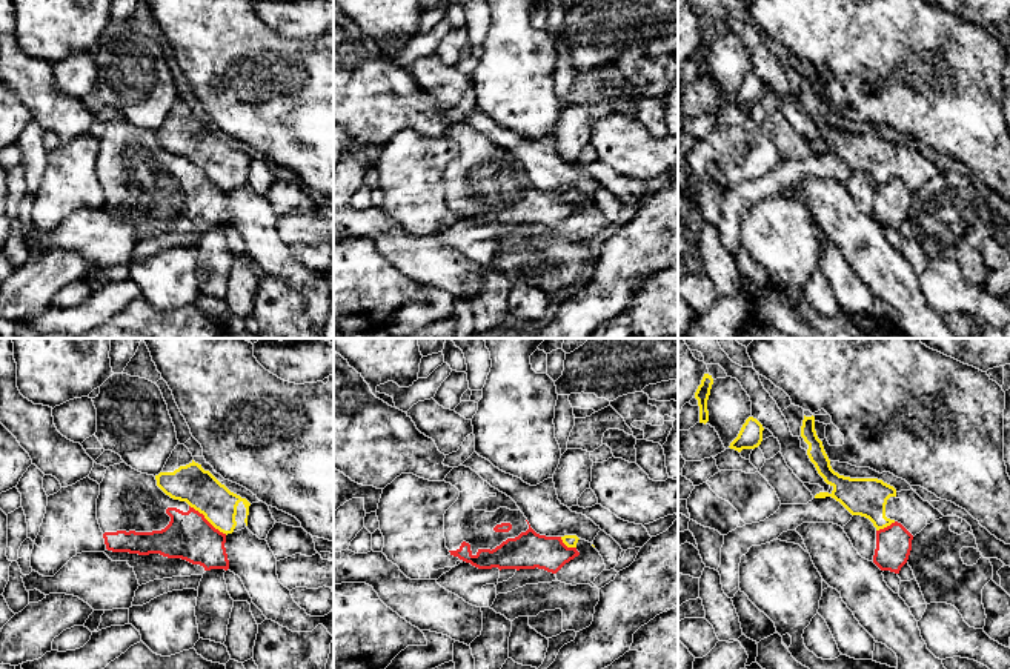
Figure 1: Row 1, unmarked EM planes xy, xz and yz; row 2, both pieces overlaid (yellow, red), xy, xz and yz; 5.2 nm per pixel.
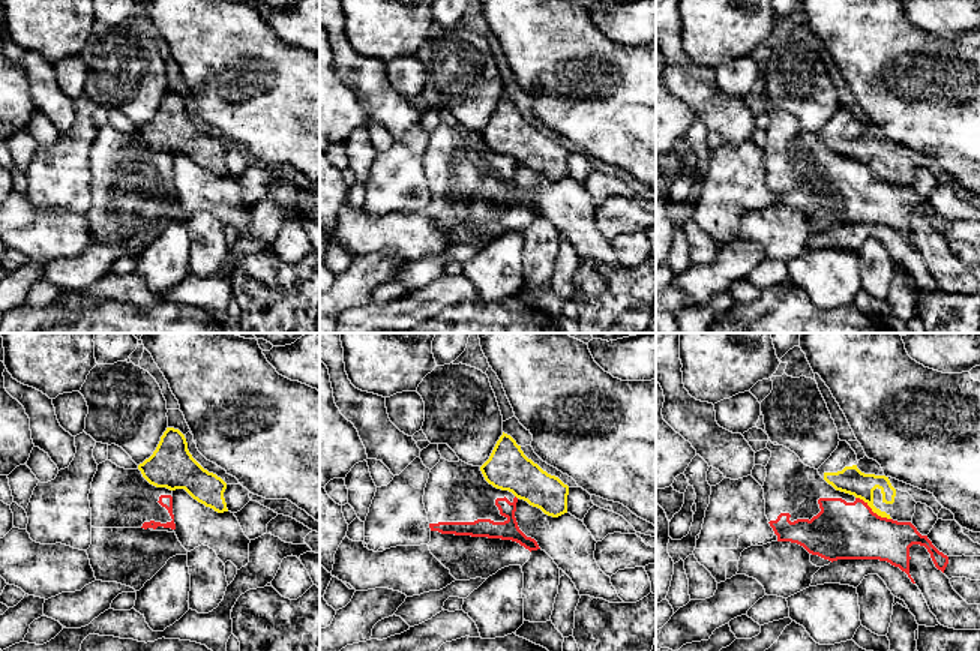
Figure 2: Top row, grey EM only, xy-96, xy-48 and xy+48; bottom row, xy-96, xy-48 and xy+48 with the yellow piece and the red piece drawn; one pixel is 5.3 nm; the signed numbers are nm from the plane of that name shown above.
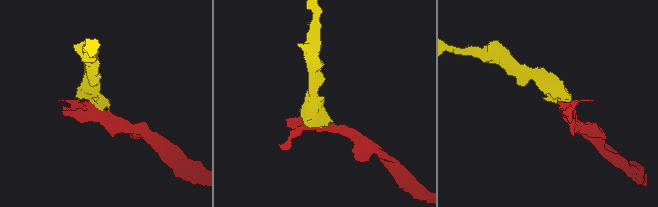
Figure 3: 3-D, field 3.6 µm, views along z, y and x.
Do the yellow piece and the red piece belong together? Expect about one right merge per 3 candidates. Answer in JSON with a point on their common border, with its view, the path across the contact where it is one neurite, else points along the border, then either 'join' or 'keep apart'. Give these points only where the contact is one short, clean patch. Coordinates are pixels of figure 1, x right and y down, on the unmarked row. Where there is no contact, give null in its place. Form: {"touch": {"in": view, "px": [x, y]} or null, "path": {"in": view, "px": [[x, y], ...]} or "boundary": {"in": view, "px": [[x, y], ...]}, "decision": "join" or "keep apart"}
{"touch": {"in": "xy", "px": [208, 176]}, "boundary": {"in": "xy", "px": [[189, 160], [226, 189]]}, "decision": "keep apart"}

